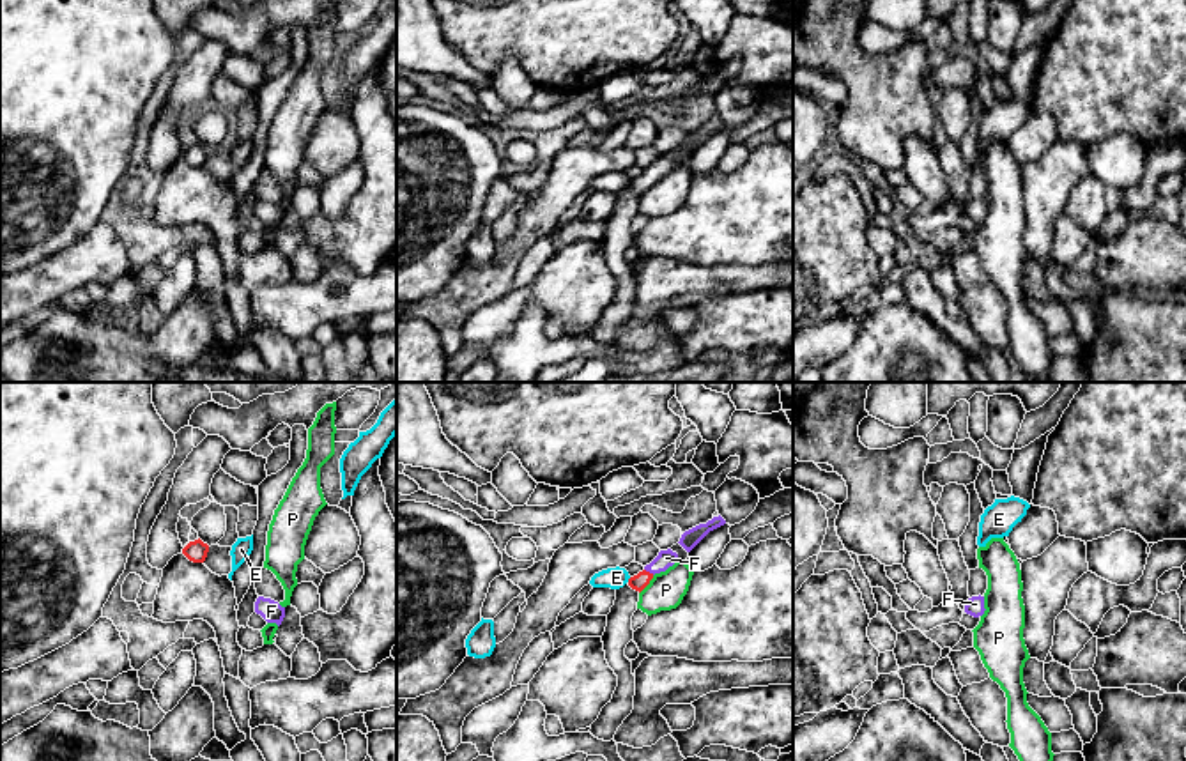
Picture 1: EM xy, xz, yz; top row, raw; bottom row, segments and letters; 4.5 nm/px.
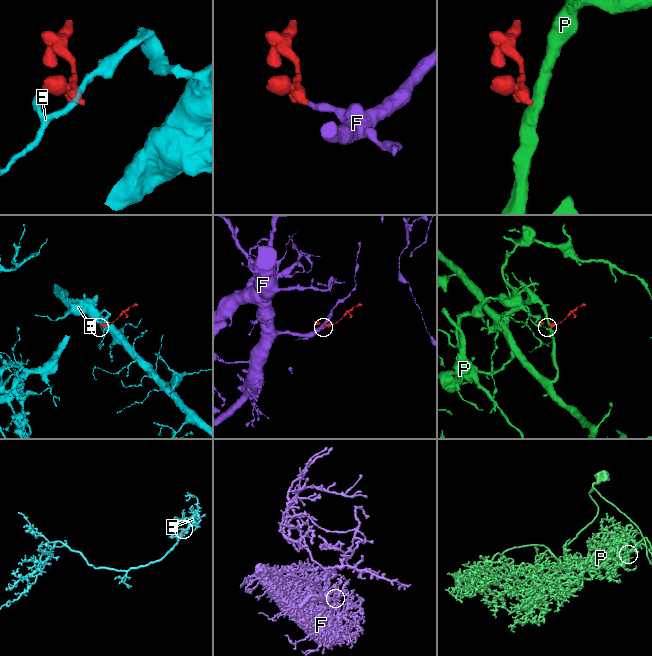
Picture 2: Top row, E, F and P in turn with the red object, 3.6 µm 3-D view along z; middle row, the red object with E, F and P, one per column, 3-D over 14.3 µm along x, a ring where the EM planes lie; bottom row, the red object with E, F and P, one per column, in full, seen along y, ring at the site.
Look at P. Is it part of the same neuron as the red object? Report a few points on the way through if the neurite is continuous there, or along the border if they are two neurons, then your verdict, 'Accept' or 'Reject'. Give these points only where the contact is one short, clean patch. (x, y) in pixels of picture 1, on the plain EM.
Boundary: xz (654, 179), (639, 197). Reject

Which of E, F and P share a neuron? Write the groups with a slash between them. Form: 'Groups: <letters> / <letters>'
Groups: E / F / P

